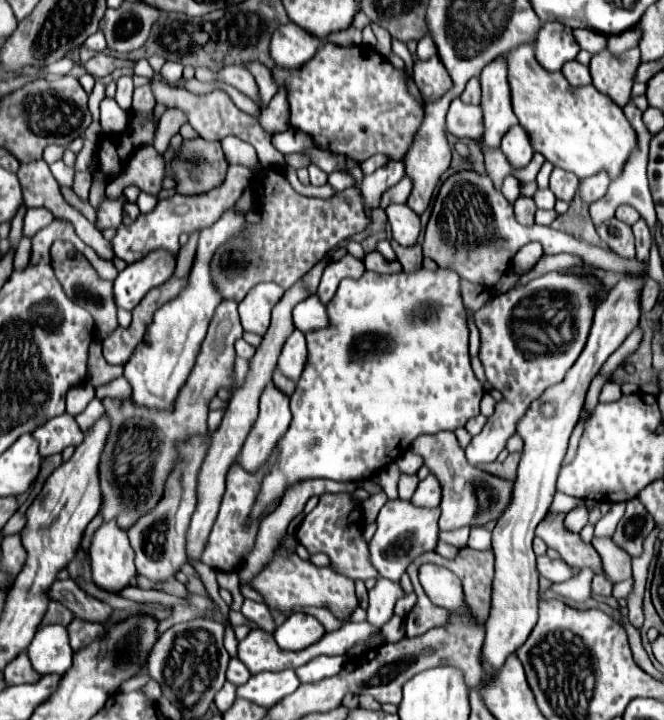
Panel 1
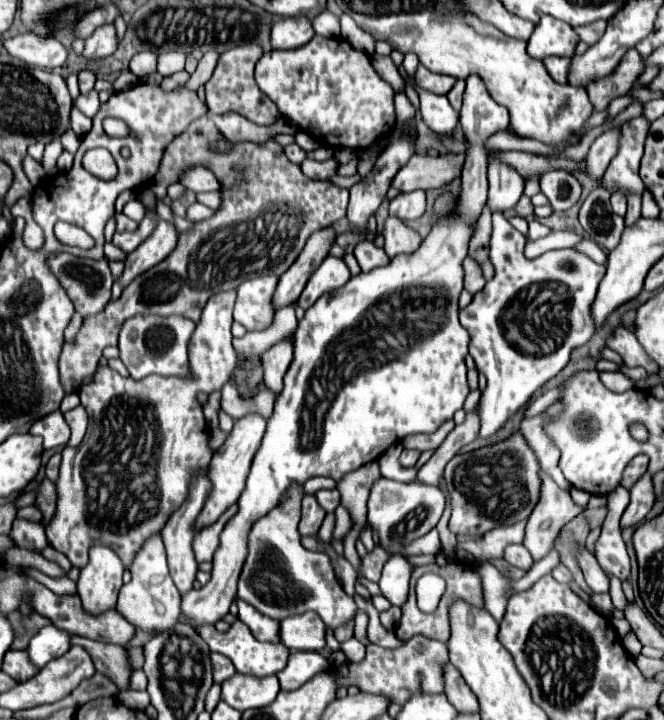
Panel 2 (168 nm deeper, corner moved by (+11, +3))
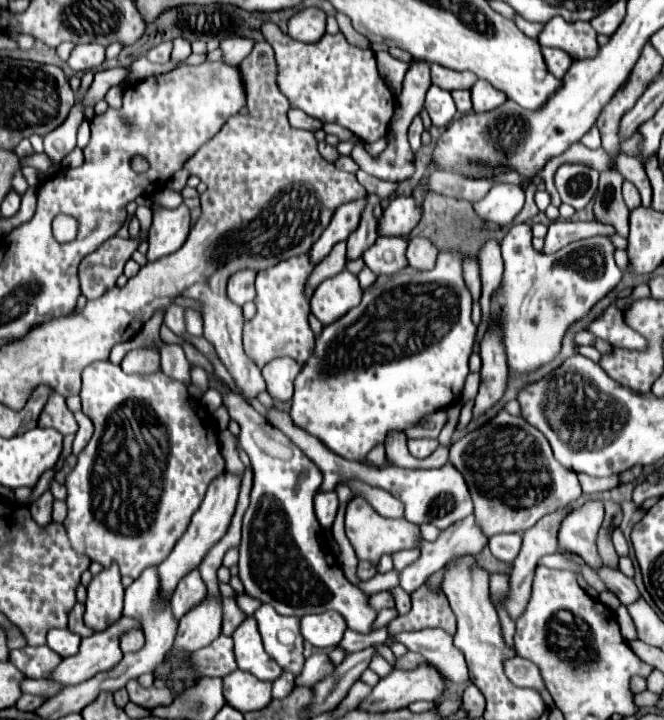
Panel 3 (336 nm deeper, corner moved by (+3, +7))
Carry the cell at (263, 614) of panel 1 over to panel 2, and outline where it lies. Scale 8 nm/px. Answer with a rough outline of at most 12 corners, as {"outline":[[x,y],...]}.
{"outline":[[238,600],[238,618],[260,642],[280,642],[280,622]]}

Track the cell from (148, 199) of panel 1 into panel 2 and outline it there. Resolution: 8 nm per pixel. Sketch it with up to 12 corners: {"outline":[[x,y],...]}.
{"outline":[[130,200],[124,210],[128,218],[140,222],[146,214],[138,200]]}

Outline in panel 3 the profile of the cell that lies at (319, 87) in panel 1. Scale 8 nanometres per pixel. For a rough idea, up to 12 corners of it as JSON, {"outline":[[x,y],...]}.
{"outline":[[272,22],[278,88],[364,144],[388,134],[396,98],[372,50]]}

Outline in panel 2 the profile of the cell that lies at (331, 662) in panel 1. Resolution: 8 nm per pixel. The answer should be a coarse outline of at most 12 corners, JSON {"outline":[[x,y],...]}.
{"outline":[[292,652],[276,676],[282,690],[300,688],[328,660],[318,652]]}

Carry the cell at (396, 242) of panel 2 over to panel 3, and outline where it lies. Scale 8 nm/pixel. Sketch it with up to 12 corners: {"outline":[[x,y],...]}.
{"outline":[[410,234],[408,264],[430,270],[438,248],[424,236]]}

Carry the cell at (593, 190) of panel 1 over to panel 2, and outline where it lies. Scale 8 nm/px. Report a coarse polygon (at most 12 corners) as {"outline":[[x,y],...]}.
{"outline":[[620,126],[594,140],[586,156],[588,174],[600,182],[620,146]]}

